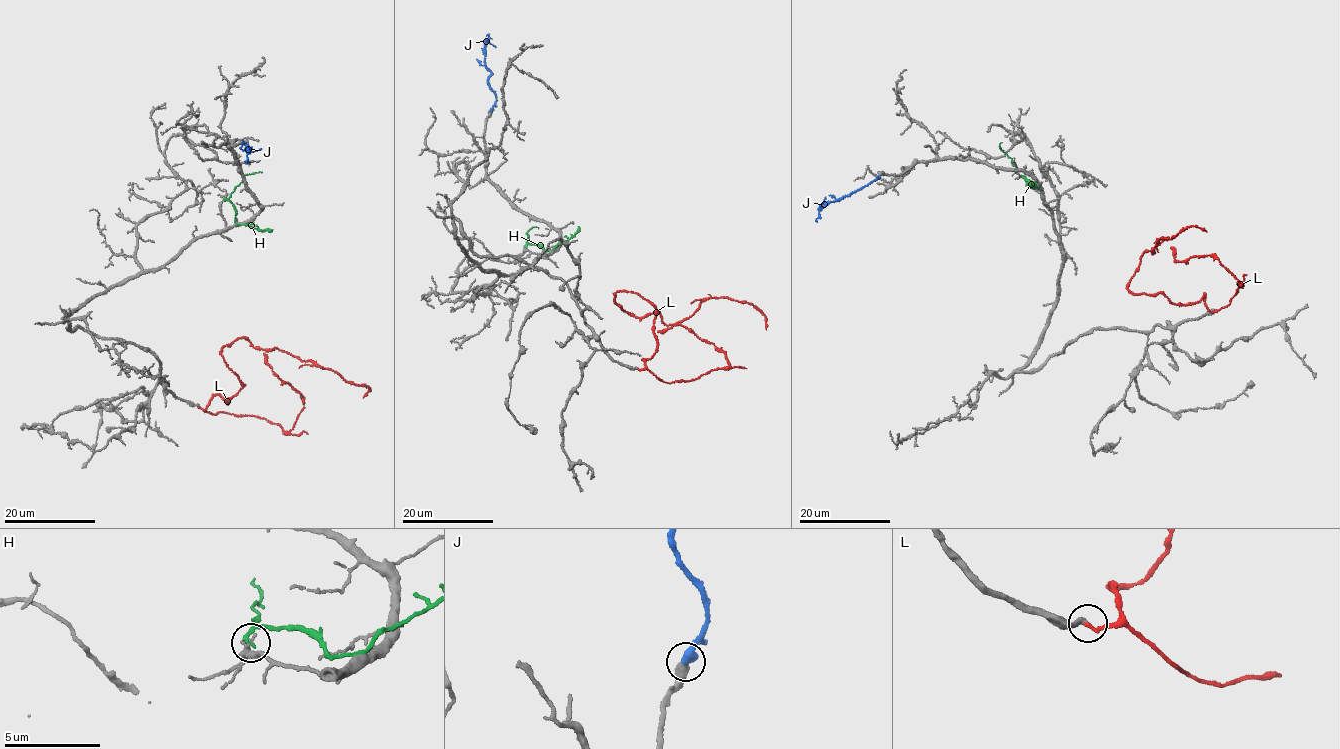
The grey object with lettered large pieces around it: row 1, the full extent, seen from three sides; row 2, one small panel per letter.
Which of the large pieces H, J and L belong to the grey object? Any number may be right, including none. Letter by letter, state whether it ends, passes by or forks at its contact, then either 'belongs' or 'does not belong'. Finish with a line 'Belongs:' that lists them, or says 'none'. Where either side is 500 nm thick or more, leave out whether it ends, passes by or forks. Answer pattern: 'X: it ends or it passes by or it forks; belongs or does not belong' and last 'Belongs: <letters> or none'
H: it ends; does not belong
J: belongs
L: it ends; does not belong
Belongs: J

